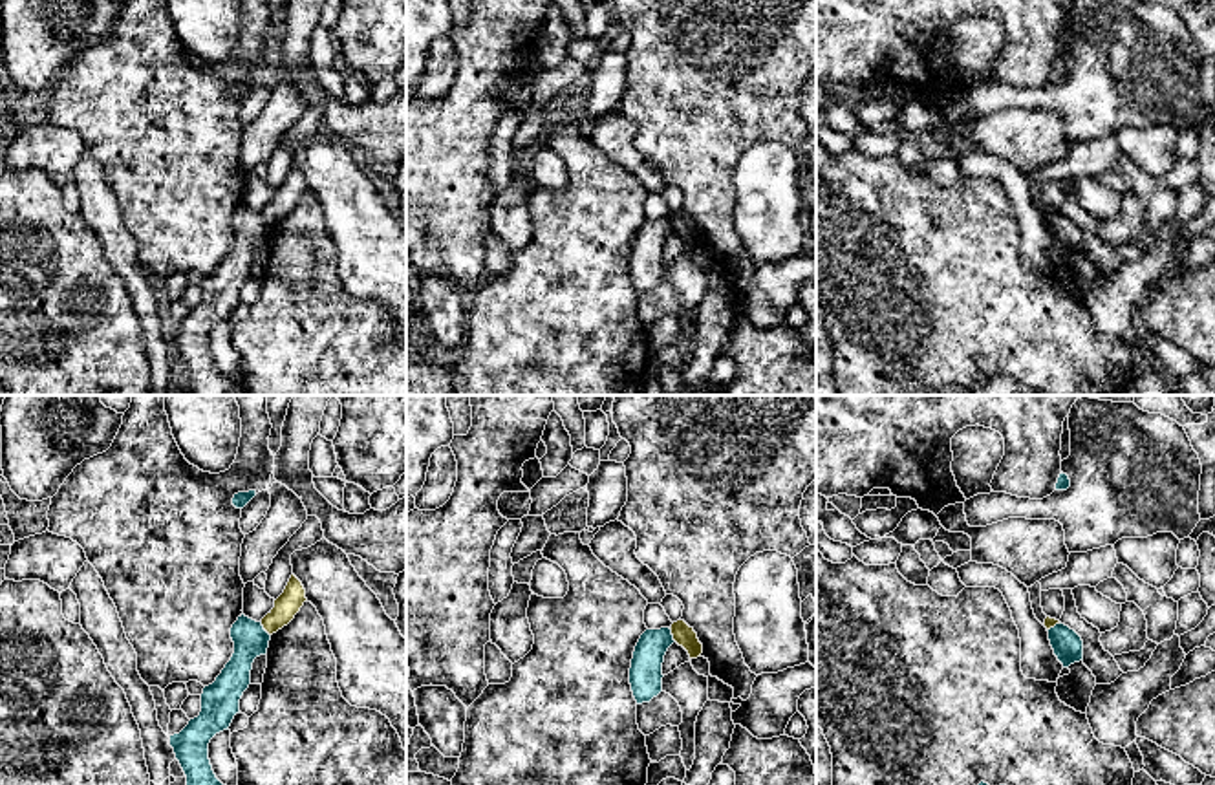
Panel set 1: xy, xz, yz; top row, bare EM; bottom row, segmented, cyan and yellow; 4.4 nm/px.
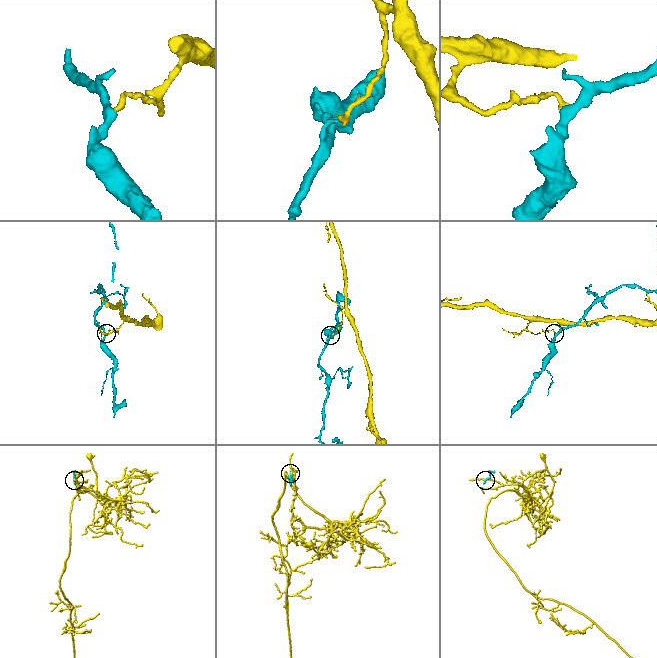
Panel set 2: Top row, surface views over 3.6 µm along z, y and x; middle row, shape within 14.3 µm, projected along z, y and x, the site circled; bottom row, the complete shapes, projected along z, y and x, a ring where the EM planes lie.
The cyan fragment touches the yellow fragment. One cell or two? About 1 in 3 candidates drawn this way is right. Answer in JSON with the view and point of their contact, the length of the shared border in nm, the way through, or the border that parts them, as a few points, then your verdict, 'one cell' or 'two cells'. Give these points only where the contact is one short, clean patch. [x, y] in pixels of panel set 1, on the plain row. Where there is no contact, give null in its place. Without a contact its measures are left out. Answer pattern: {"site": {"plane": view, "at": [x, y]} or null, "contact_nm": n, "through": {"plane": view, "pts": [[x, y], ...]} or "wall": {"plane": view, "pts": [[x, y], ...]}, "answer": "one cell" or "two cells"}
{"site": {"plane": "xz", "at": [672, 225]}, "contact_nm": 70, "wall": {"plane": "xz", "pts": [[668, 218], [676, 231]]}, "answer": "two cells"}

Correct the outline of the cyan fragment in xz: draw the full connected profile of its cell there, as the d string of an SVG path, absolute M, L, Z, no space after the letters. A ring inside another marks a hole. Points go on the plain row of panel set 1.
M670 218L646 220L633 242L629 274L637 295L650 293L662 282L662 253L673 234Z

